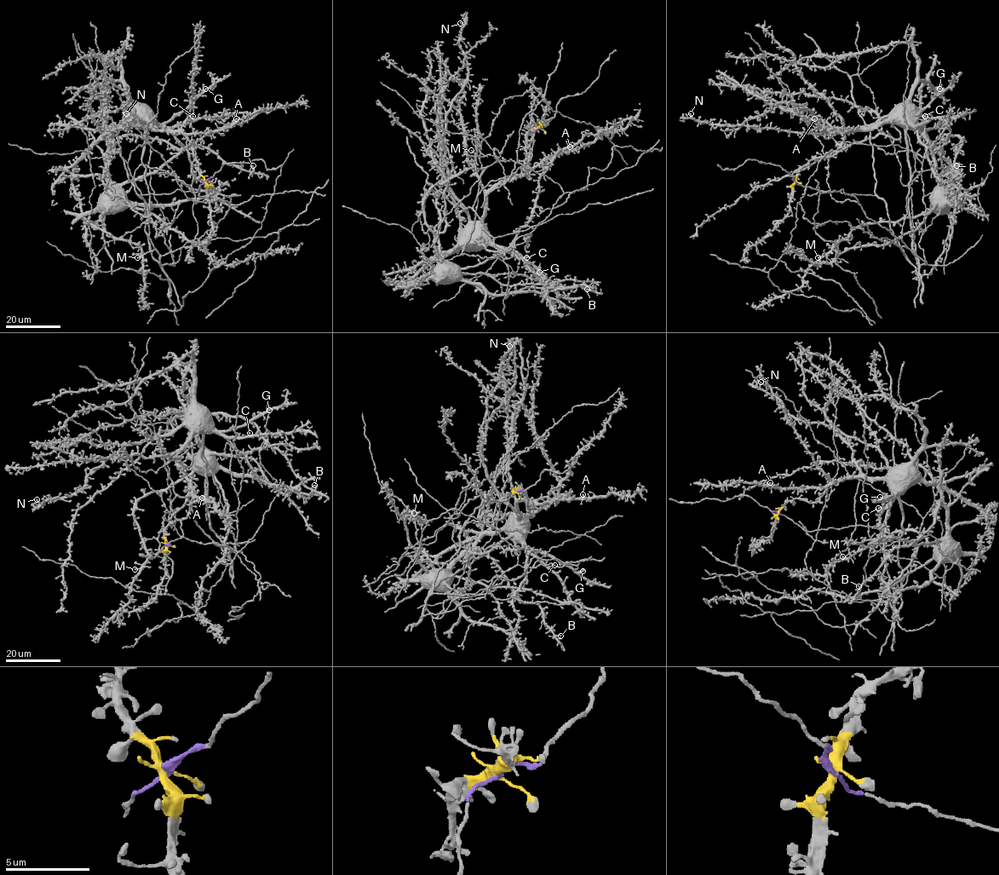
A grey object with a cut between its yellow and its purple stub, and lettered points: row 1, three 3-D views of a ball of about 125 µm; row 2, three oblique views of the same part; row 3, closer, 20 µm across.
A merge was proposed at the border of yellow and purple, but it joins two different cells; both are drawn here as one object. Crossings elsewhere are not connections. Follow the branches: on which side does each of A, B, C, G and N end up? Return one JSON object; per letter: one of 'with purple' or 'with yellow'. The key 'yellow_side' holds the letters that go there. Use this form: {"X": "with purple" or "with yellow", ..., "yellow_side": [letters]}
{"A": "with yellow", "B": "with purple", "C": "with yellow", "G": "with yellow", "N": "with yellow", "yellow_side": ["A", "C", "G", "N"]}

